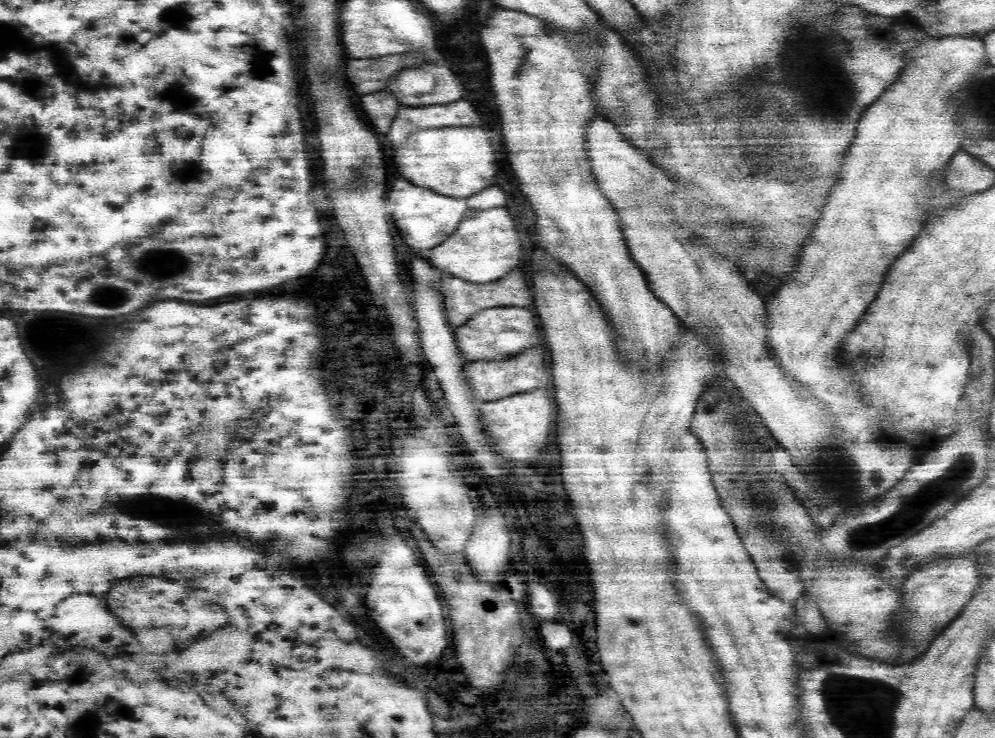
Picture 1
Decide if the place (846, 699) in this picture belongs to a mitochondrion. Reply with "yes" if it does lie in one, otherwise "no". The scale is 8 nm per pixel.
yes

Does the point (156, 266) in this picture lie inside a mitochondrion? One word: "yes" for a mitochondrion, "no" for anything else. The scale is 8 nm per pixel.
yes

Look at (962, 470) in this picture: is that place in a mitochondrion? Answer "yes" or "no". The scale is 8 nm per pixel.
yes

